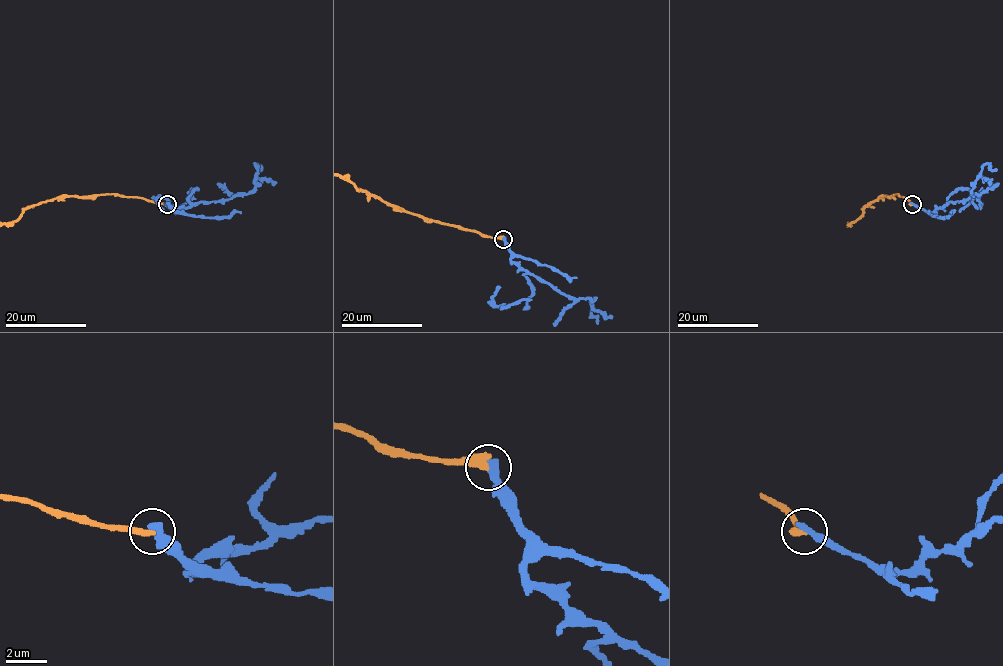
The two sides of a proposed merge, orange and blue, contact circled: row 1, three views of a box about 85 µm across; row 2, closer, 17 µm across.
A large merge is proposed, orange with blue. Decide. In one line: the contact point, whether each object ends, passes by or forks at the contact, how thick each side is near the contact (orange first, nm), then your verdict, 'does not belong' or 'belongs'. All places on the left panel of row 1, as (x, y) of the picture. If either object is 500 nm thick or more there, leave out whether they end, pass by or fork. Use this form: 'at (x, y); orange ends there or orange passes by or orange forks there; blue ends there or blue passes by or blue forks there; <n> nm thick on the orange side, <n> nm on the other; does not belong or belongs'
at (167, 204); orange ends there; blue ends there; 400 nm thick on the orange side, 460 nm on the other; does not belong

